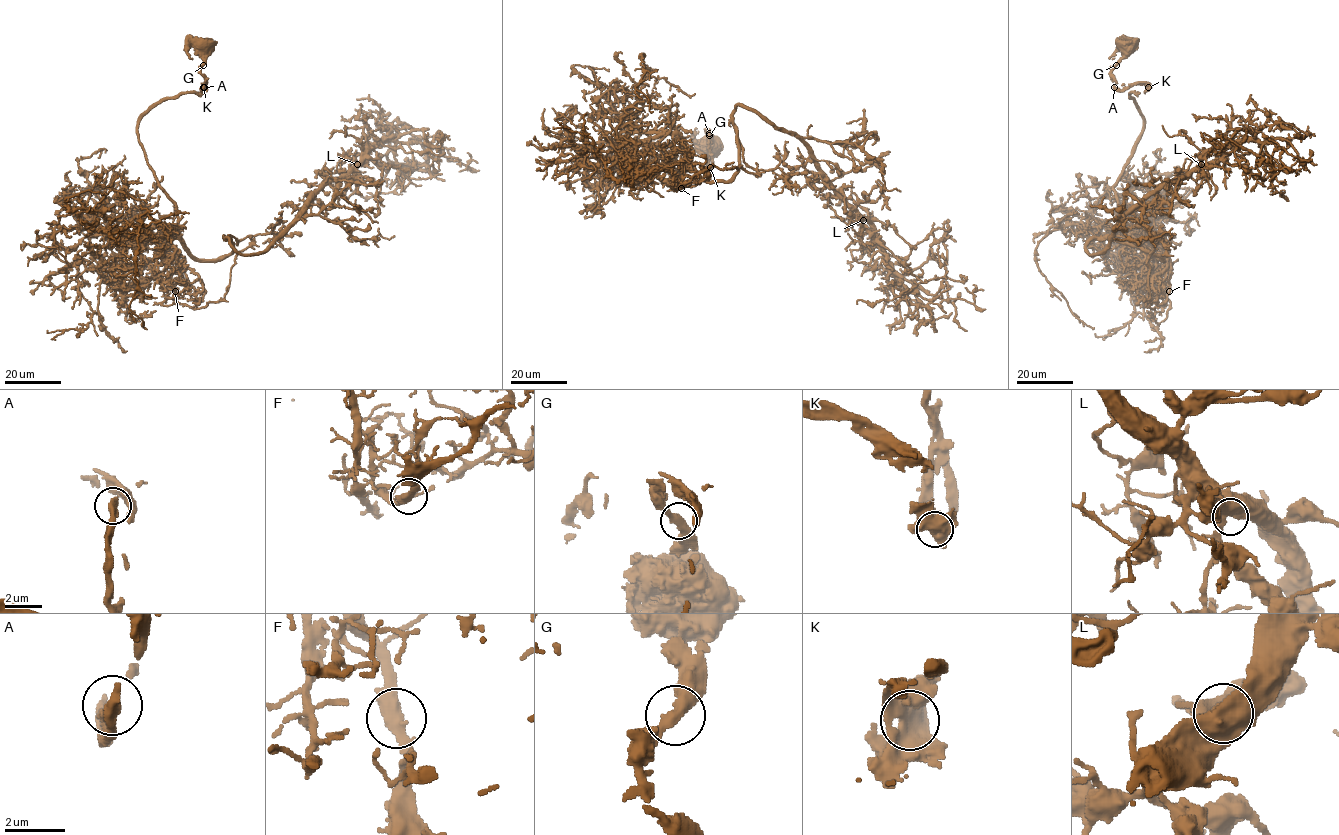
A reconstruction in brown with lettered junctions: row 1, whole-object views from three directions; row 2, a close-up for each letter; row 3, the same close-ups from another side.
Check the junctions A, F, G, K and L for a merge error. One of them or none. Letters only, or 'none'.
none

